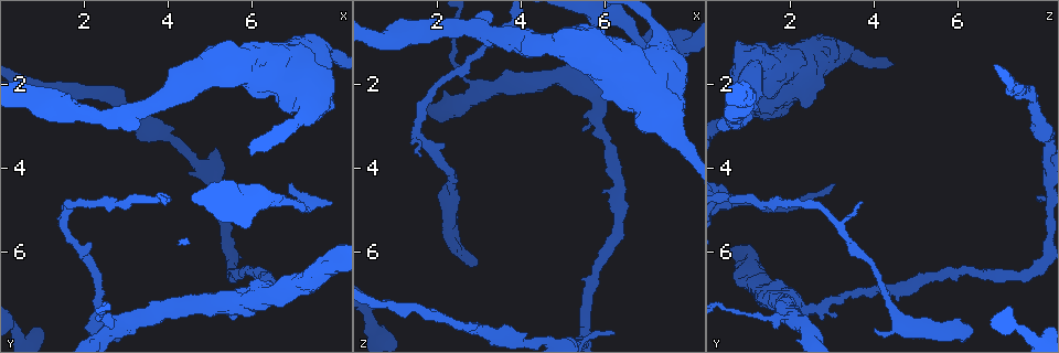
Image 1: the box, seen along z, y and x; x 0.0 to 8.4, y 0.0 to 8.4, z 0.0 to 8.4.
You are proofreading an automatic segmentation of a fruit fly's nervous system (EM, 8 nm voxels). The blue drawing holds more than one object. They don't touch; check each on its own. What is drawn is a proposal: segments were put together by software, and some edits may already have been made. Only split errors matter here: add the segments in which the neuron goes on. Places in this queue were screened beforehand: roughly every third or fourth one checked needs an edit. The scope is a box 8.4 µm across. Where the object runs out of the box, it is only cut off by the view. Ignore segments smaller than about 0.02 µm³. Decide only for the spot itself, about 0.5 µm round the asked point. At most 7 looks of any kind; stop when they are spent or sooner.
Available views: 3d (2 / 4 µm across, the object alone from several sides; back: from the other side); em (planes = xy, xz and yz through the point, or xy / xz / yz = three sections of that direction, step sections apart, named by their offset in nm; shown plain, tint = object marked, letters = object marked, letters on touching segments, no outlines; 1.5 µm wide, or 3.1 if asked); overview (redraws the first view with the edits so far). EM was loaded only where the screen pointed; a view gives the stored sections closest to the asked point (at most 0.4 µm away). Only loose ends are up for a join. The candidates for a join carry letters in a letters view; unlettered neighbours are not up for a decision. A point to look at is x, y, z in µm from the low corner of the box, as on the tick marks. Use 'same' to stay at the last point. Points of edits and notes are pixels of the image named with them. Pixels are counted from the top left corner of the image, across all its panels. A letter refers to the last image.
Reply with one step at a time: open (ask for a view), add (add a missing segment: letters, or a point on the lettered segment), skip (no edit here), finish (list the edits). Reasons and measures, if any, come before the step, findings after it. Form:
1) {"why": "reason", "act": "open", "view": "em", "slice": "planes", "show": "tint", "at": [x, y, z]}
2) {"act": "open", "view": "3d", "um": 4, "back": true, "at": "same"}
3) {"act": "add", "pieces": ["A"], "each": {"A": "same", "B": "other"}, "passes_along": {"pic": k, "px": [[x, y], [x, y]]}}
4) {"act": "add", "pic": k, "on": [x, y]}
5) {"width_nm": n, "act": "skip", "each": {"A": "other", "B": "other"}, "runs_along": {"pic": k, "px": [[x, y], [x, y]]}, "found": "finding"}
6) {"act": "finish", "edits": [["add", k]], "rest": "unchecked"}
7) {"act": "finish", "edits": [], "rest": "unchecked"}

{"act": "open", "view": "3d", "um": 2, "at": [5.45, 7.60, 2.75]}

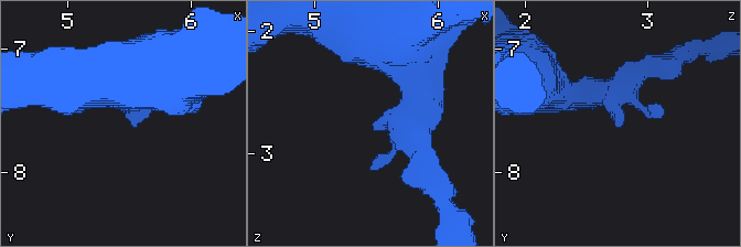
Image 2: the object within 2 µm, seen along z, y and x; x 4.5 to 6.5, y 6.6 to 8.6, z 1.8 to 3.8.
{"why": "shape alone is not enough", "act": "open", "view": "em", "slice": "planes", "show": "tint", "at": [5.50, 7.60, 2.76]}

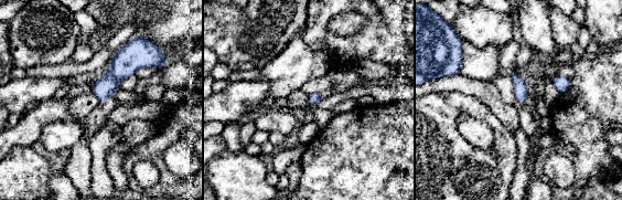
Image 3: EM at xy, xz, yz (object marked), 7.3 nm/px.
{"act": "open", "view": "em", "slice": "planes", "show": "letters", "at": "same"}

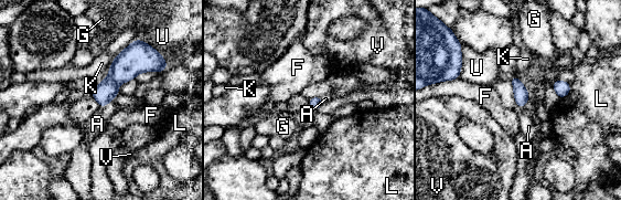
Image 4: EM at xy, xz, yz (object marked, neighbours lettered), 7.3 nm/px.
{"act": "add", "pieces": ["A"], "each": {"A": "same", "F": "other", "G": "other", "K": "other", "L": "other", "U": "other", "V": "other"}, "found": "the neuron continues"}

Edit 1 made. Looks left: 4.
{"act": "open", "view": "overview"}

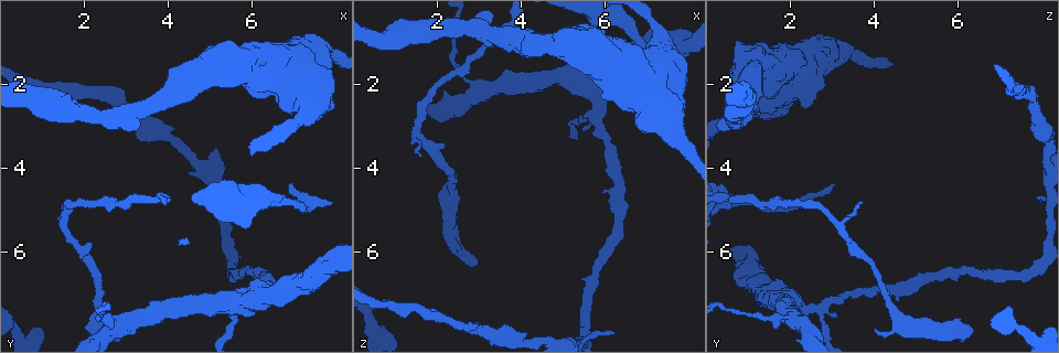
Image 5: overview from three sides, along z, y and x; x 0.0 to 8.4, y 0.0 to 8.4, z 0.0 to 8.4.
{"why": "tapers out", "act": "open", "view": "3d", "um": 4, "at": [1.60, 4.85, 3.70]}

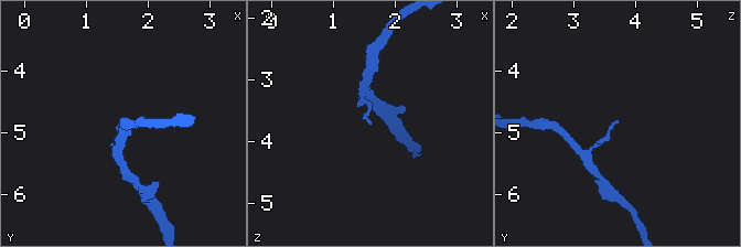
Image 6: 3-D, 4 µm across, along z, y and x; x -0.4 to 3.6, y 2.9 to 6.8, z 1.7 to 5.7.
{"act": "open", "view": "em", "slice": "planes", "show": "tint", "at": [1.55, 4.85, 3.75]}

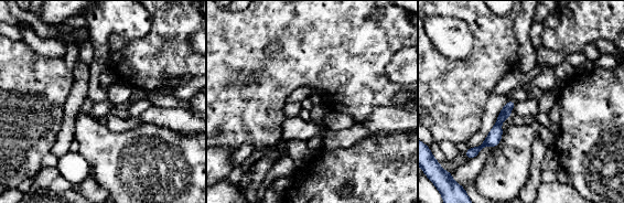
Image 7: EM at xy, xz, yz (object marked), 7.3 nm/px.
{"why": "see the neighbours", "act": "open", "view": "em", "slice": "planes", "show": "letters", "at": "same"}

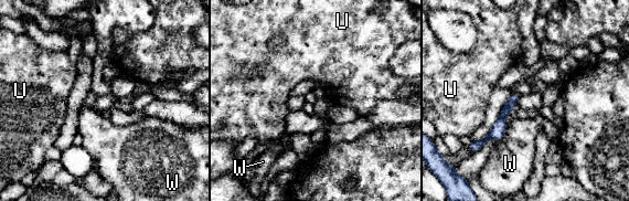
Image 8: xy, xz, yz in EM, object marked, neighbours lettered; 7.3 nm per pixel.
{"act": "skip", "each": {"U": "other", "W": "other"}, "runs_along": {"pic": 8, "px": [[515, 96], [500, 126], [479, 144]]}, "found": "no lettered segment goes on from it"}

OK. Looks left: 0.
{"act": "finish", "edits": [["add", 4]], "rest": "unchecked"}

